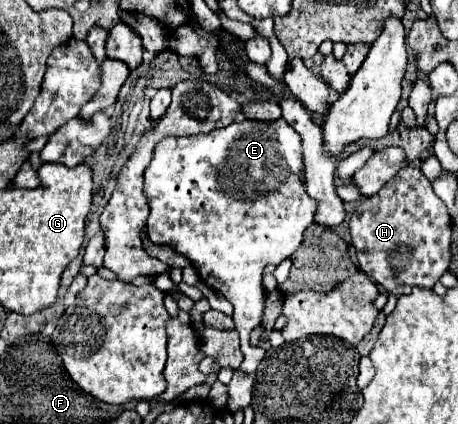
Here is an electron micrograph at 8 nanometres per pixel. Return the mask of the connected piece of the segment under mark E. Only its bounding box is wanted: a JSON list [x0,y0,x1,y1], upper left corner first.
[144,117,318,375]

